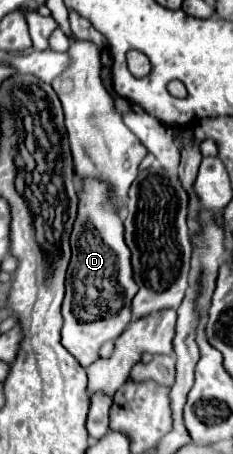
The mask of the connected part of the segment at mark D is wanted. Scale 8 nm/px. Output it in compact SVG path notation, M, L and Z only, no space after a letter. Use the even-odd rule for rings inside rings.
M95 179L83 181L79 189L79 213L71 233L73 257L67 269L67 293L63 301L63 347L83 365L89 367L101 355L103 343L117 339L131 323L131 299L137 283L131 271L131 253L123 241L123 221L113 209L105 207L107 185Z

